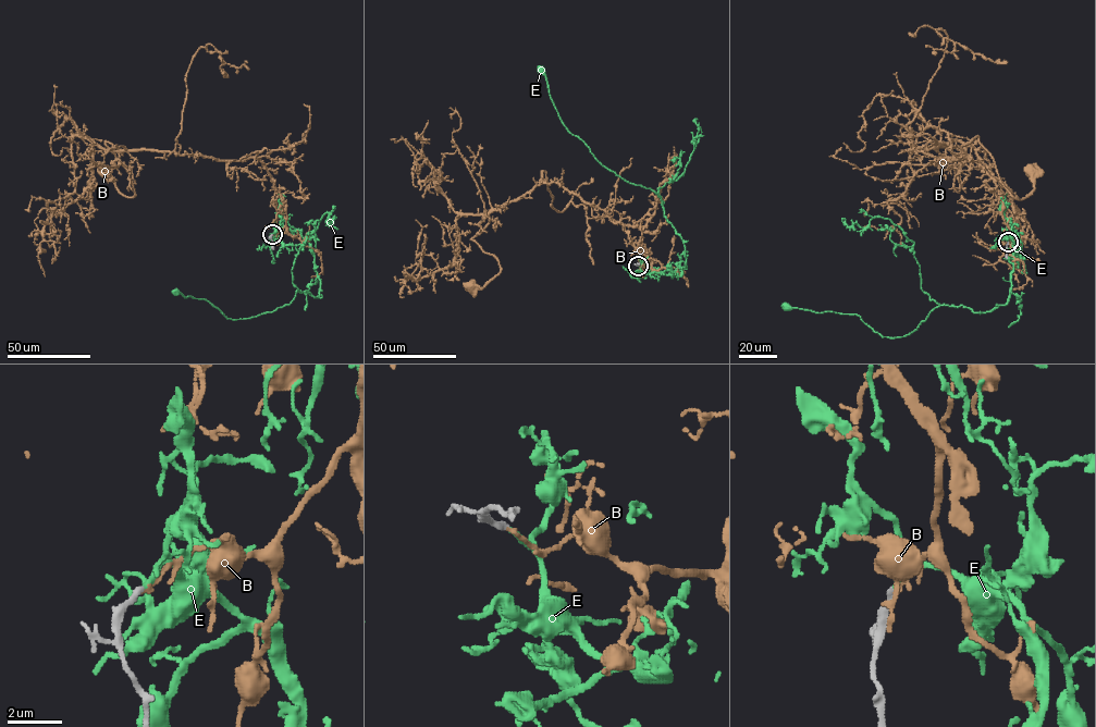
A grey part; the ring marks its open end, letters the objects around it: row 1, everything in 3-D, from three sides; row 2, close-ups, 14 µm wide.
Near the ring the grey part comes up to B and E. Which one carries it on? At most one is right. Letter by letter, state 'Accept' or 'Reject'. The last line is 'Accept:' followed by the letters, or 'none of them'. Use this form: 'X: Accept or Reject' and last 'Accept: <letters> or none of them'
B: Reject
E: Accept
Accept: E

